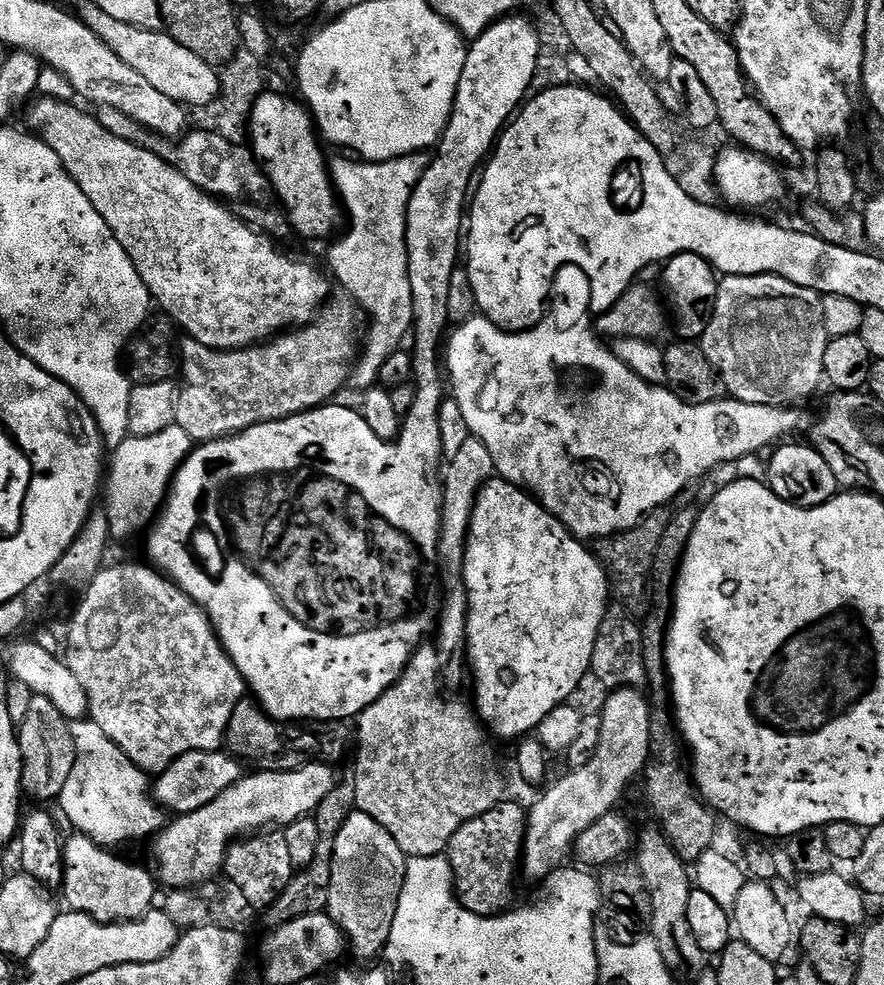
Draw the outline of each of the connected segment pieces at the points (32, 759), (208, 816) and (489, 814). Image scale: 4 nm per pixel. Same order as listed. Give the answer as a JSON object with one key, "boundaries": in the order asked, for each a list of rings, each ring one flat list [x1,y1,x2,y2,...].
{"boundaries":[[[33,695,26,718,18,726,18,735,24,763,23,791,40,800,55,801,62,794,62,786,66,786,66,781,70,779,70,770,74,770,76,747,71,723,64,717,62,710,50,702,50,698]],[[317,762,281,772,256,770,253,776,241,775,239,782,218,794,214,802,202,806,202,810,169,819,151,841,157,881,163,887,165,884,168,890,195,889,195,884,206,883,215,872,223,869,228,847,233,842,261,830,272,830,311,817,322,798,326,798,338,782,338,775,332,768,335,767,331,763]],[[508,803,496,804,494,810,486,810,486,814,466,822,450,838,446,849,452,879,456,881,456,899,466,910,479,916,499,916,513,907,516,884,512,875,515,872,517,875,522,864,528,818,523,807]]]}

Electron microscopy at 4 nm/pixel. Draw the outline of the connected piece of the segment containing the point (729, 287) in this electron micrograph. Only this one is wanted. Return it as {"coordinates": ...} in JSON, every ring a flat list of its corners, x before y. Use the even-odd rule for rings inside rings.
{"coordinates":[[726,276,716,289,716,303,698,343,708,361,720,371,727,395,747,404,782,408,796,406,825,383,824,359,829,342,824,317,824,297,806,286,794,286,777,276]]}

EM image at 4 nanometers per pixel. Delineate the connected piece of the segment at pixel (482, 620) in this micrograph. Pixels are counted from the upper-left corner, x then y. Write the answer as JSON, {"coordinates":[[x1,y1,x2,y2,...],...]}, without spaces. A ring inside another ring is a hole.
{"coordinates":[[493,478,480,489,479,494,476,496,476,505,472,508,472,521,468,524,468,545,466,546,466,554,464,555,464,585,468,591,468,658,467,663,470,665,470,680,476,683,476,704,474,703,475,711,478,713,479,719,482,721,485,729,493,737,501,736,504,740,519,741,521,738,527,737,529,734,535,733,537,728,543,722,548,714,560,704,567,704,573,698,572,695,580,688,580,683,584,680,584,675,589,675,592,666,592,655,594,654,594,642,598,638,598,630,604,621,604,615,608,613,610,604,610,585,608,583,608,576,604,573,604,568,600,564,600,559,596,557,595,551,587,543,581,542,577,537,569,532,566,525,564,525,559,518,552,516,549,512,536,501,536,497,529,496,522,488,515,488,509,480,502,480]]}

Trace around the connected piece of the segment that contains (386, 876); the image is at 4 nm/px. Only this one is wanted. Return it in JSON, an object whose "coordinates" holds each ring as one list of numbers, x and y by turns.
{"coordinates":[[354,810,346,818,342,830,338,830,332,855,326,911,332,921,344,931,347,947,358,959,375,961,383,953,390,938,390,930,394,927,394,914,398,914,398,902,402,898,408,862,409,857,405,856,402,846,398,846,392,835,382,826,378,826,378,822,370,818,370,814]]}

